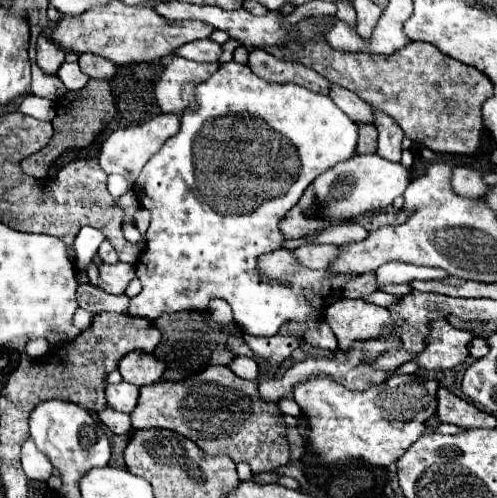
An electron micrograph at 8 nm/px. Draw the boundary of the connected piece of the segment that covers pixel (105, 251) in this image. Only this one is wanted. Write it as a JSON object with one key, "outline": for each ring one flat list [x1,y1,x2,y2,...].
{"outline":[[109,241,101,243,99,257,101,257,103,263,119,263,119,257,117,257,117,253,115,253,115,249,113,249,113,245]]}

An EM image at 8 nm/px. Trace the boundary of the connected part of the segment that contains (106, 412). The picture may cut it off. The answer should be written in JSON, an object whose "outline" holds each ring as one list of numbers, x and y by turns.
{"outline":[[105,407,103,411,99,411,99,419,103,425,107,425,115,435,127,435,133,431,131,427,131,417,127,413,119,413,111,407]]}

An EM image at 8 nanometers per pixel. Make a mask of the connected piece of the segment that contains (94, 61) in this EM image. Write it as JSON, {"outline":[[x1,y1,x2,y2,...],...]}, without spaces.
{"outline":[[83,53,79,57,79,67,85,75,93,77,93,79,111,79,115,75,115,63,109,63,109,59,91,55,91,53]]}

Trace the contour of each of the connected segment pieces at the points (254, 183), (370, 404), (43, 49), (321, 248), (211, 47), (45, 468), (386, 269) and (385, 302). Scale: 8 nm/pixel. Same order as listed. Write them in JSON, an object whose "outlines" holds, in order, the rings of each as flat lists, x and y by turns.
{"outlines":[[[229,61,229,63,221,63,219,71,215,75,211,75,205,83,197,85,197,101,199,101,199,109,197,111,185,111,181,115,181,129,177,135,173,135,171,139,165,141,165,145,161,147,161,151,143,167,135,191,137,197,141,201,141,205,145,209,151,211,153,219,147,231,147,245,145,251,139,255,139,261,135,263,135,271,137,277,143,285,141,293,137,297,131,299,129,303,129,313,135,317,145,317,145,319,159,319,163,313,177,313,177,311,185,311,185,309,207,309,211,299,225,299,231,309,233,309,233,317,239,323,239,327,247,333,247,335,257,335,257,337,273,337,277,335,279,327,283,321,287,319,307,319,309,311,311,311,311,303,307,303,305,299,299,299,299,295,295,295,289,287,281,285,279,281,271,281,265,279,259,273,257,267,257,259,259,255,271,253,275,249,283,249,285,243,285,235,279,231,279,221,283,219,283,215,287,215,287,211,291,207,295,207,295,203,299,201,299,197,303,195,303,191,327,169,331,169,333,165,337,165,339,161,345,161,349,157,355,155,355,147,357,147,357,125,327,97,321,93,313,93,309,89,303,89,301,85,295,83,269,83,265,79,259,79,247,65]],[[395,375,379,387,371,387,363,393,353,393,329,377,315,377,295,385,293,397,309,419,309,449,319,453,327,463,365,459,371,465,387,467,395,463,423,435,427,419,433,417,437,411,437,389,439,383,435,379,425,379,417,375]],[[45,35,37,37,37,65,45,73,55,75,63,59,65,59,65,51,61,47,55,47,55,43,51,43,51,39,47,39]],[[303,245,291,251,299,265,309,269,327,269,329,263,339,255,337,245]],[[211,39,191,41,175,51,175,55,179,55,179,53,181,53,181,57,191,59,191,61,217,61,221,55,221,45,213,43]],[[31,437,23,443,21,463,23,463,23,471,25,471,25,475,27,475,29,479,47,481,47,479,51,477,53,465,51,465,51,461,37,449,37,445,33,443]],[[391,261,377,269,377,285,383,283,411,283,415,279,443,279,447,277,447,271,441,271,439,267,423,267,413,263,399,263]],[[373,291,371,295,367,295,367,297,363,297,363,299,375,303,375,305,383,305,383,307,389,307,389,305,393,305,393,303,399,301,399,297,389,295,389,293,381,293,381,291]]]}

